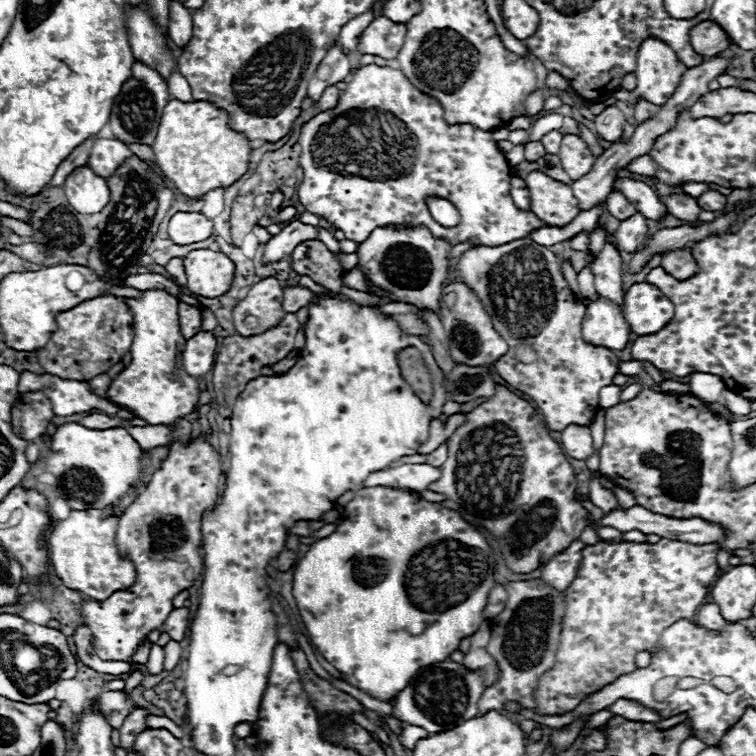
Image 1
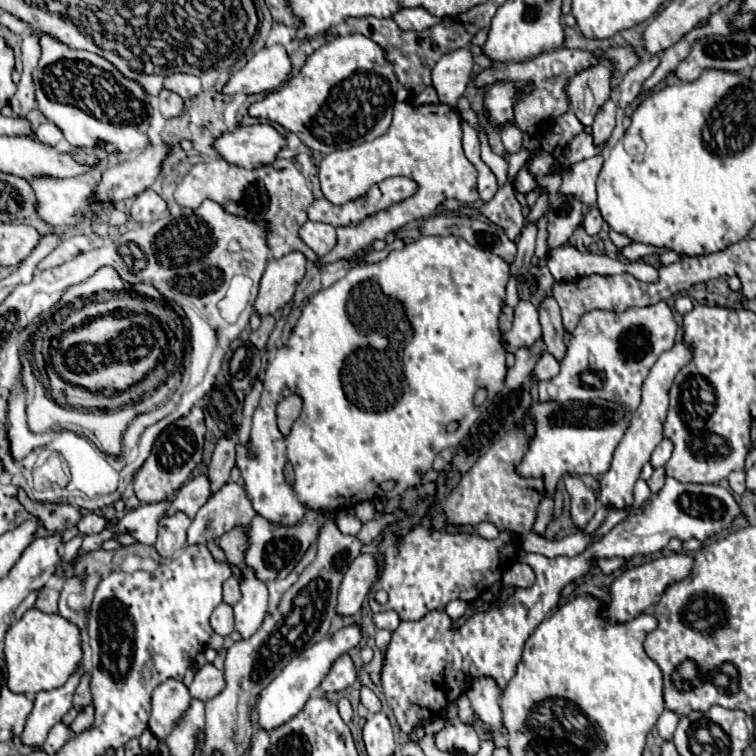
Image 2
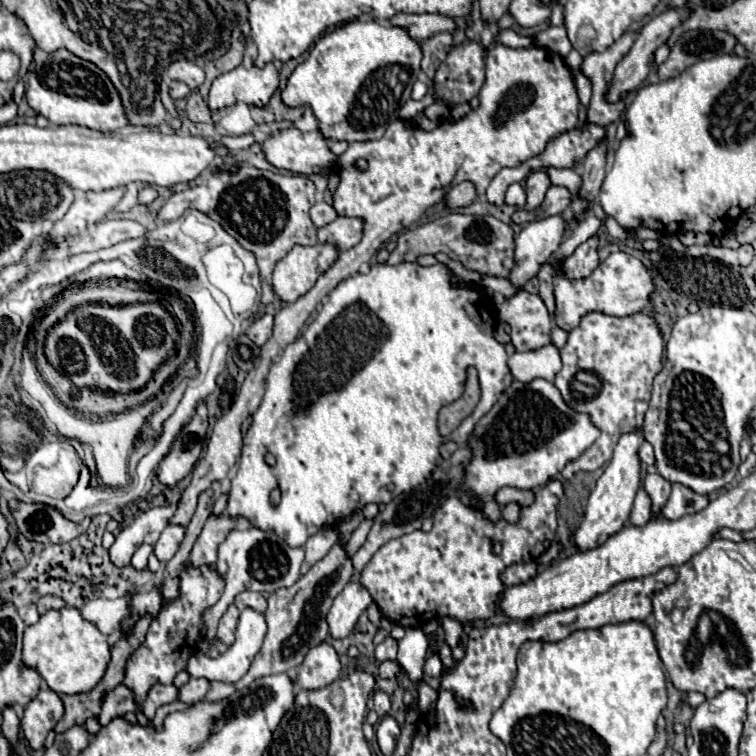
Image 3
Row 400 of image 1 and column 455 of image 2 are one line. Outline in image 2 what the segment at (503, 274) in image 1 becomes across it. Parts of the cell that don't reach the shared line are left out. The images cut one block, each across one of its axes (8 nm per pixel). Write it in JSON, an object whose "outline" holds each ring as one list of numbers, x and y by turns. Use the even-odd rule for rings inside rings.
{"outline":[[416,526,408,536,402,538,402,546,396,544,396,538,388,534,382,540,380,550,386,556,386,566,368,596,372,612,396,610,400,620,420,620,430,610,444,608,454,598,474,602,486,588,502,578,502,568,516,558,518,544,516,540,512,542,510,532,500,532,496,540,486,540,472,534,430,532,422,526],[378,590,388,592,386,604,378,604,374,600]]}

